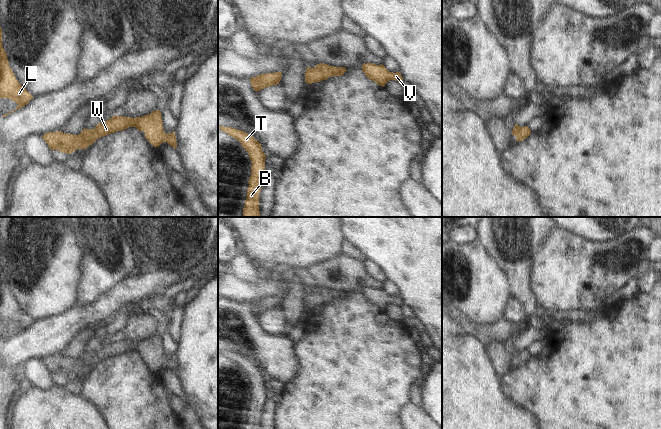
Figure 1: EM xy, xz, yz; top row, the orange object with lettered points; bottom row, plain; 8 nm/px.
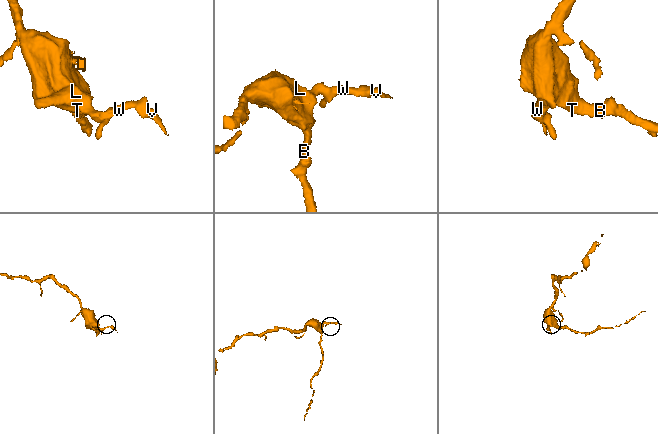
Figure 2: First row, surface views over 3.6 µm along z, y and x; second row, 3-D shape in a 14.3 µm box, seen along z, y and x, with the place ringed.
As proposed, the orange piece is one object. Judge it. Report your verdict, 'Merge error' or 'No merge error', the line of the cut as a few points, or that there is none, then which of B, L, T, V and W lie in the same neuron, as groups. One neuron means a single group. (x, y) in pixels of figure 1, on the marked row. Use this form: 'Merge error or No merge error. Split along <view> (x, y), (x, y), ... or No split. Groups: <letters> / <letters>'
No merge error. No split. Groups: B L T V W.

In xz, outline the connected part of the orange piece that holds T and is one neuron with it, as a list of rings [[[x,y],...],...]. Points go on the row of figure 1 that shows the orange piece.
[[[218,126],[218,128],[237,139],[249,154],[249,158],[252,163],[251,176],[248,181],[249,186],[247,189],[247,198],[245,200],[242,217],[260,217],[259,193],[261,191],[262,182],[266,175],[266,156],[262,151],[262,146],[253,136],[244,131],[224,126]]]

